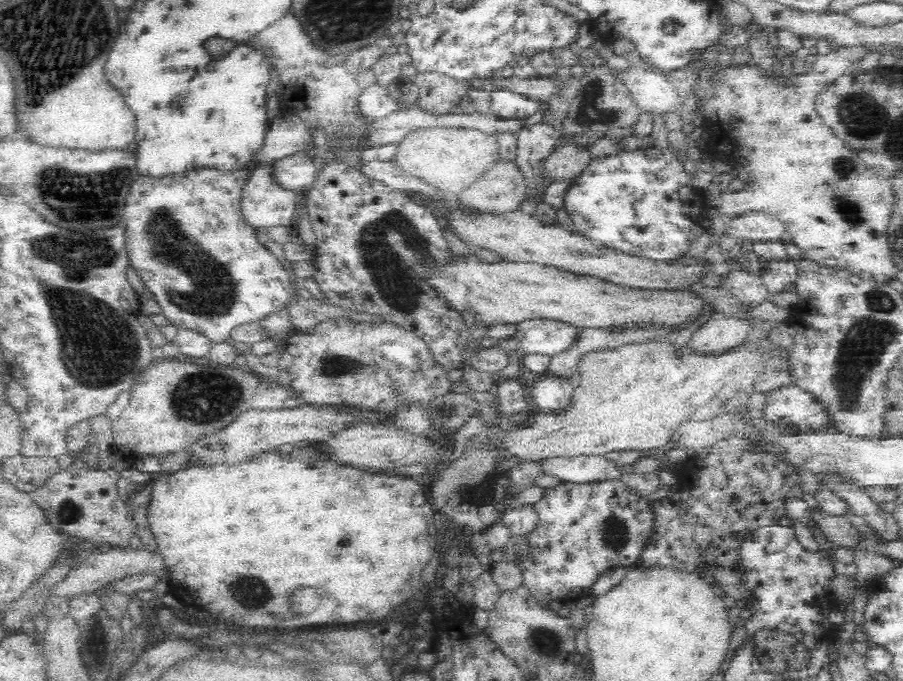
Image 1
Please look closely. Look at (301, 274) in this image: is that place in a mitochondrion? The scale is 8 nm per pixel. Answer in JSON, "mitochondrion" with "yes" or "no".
{"mitochondrion":"no"}

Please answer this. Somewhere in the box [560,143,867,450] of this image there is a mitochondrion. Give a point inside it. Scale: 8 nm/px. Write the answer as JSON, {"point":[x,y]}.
{"point":[842,167]}

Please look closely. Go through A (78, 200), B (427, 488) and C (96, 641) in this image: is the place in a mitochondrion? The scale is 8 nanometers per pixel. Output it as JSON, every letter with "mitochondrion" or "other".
{"A":"mitochondrion","B":"other","C":"other"}

